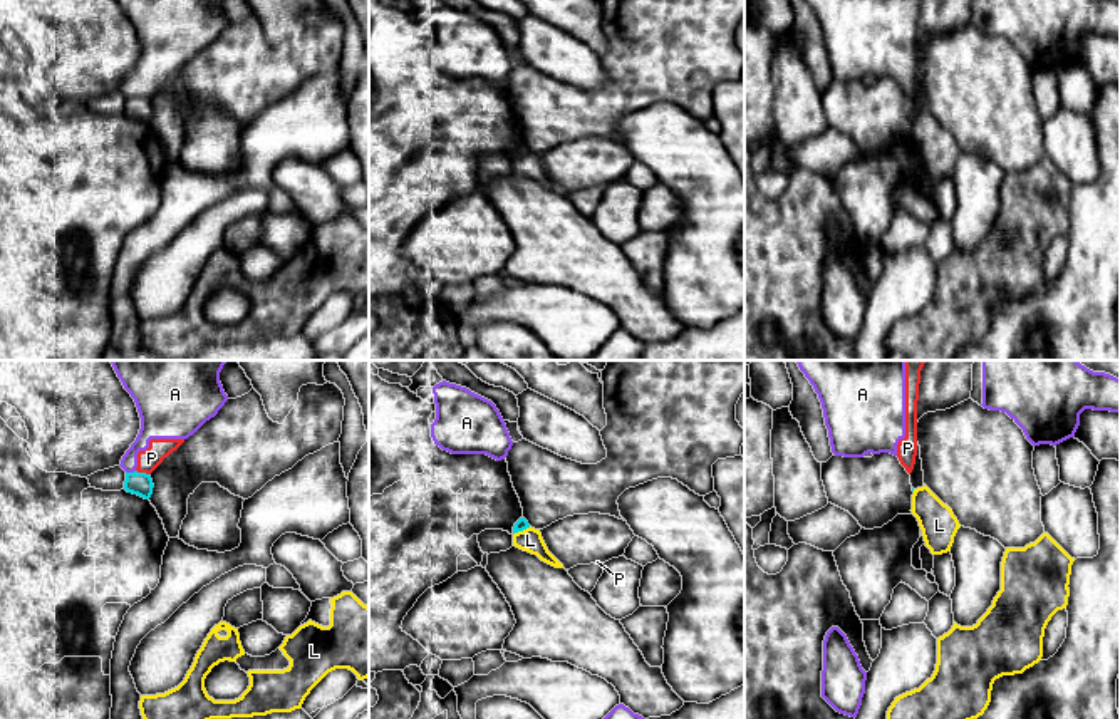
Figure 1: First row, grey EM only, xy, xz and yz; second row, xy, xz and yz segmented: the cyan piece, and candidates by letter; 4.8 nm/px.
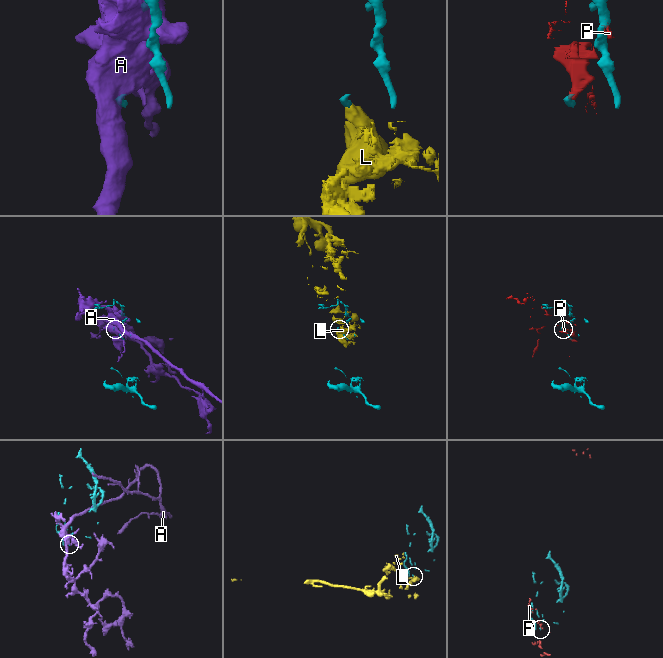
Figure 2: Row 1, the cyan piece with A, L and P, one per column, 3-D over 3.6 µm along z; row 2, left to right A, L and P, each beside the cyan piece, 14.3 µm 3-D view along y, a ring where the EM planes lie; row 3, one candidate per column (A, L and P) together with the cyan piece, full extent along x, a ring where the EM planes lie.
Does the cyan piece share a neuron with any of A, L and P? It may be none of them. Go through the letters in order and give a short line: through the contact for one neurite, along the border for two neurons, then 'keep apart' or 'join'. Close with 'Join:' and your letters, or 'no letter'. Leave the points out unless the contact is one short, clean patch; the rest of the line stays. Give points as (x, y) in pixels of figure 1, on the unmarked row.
A: keep apart
L: line xz (530, 151), (515, 158); keep apart
P: keep apart
Join: no letter

